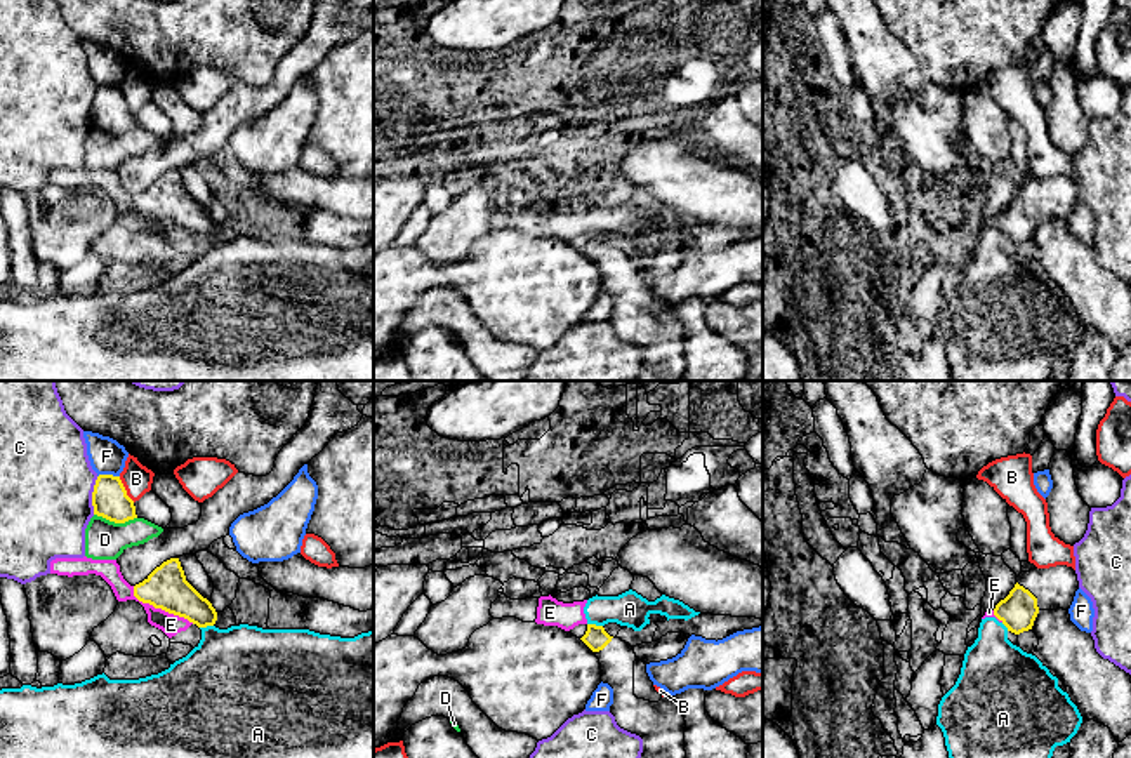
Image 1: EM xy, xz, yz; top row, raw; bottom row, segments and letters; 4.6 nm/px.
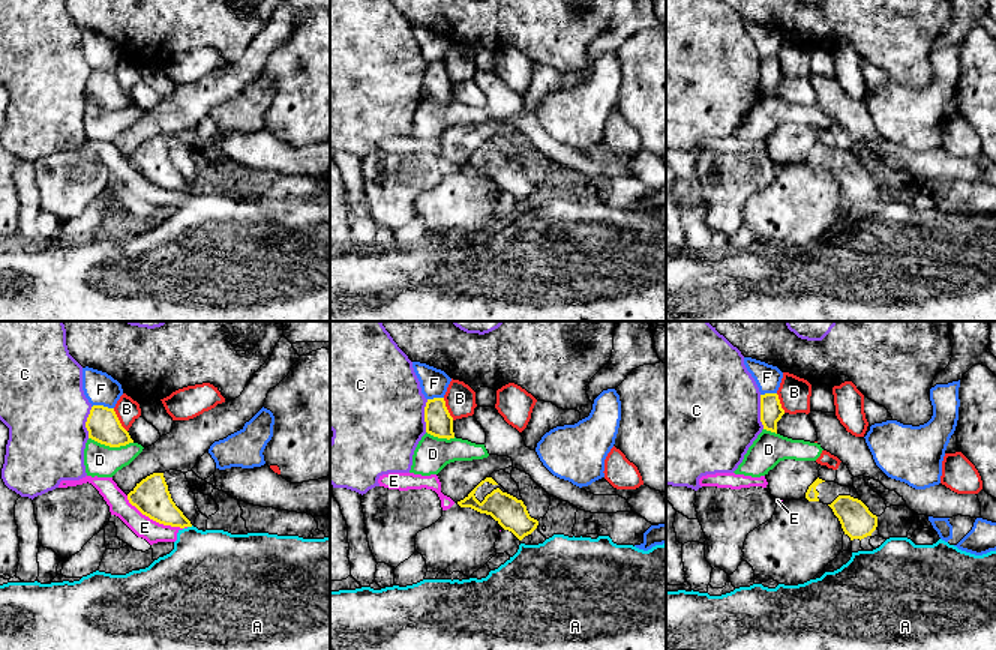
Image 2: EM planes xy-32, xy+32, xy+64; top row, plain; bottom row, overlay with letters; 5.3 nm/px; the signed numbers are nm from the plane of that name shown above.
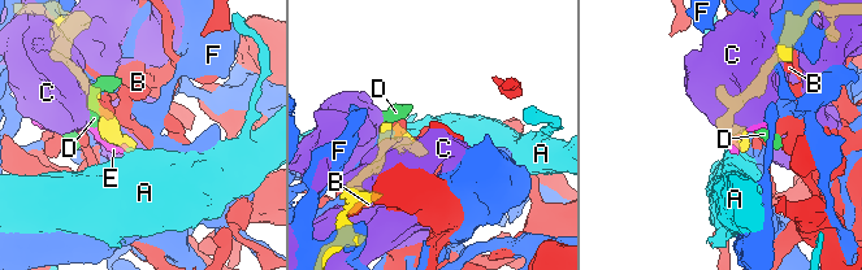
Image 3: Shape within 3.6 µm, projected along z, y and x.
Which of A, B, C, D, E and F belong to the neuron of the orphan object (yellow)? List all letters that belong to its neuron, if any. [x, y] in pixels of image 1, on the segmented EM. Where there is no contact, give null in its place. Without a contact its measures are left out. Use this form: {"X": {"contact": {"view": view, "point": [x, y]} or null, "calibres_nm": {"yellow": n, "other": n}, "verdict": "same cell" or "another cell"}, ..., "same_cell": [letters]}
{"A": {"contact": {"view": "xz", "point": [595, 625]}, "calibres_nm": {"yellow": 110, "other": 160}, "verdict": "another cell"}, "B": {"contact": {"view": "xy", "point": [124, 489]}, "calibres_nm": {"yellow": 170, "other": 140}, "verdict": "another cell"}, "C": {"contact": {"view": "xy", "point": [92, 496]}, "calibres_nm": {"yellow": 170, "other": 440}, "verdict": "another cell"}, "D": {"contact": {"view": "xy", "point": [115, 522]}, "calibres_nm": {"yellow": 170, "other": 180}, "verdict": "another cell"}, "E": {"contact": {"view": "xy", "point": [160, 607]}, "calibres_nm": {"yellow": 200, "other": 100}, "verdict": "another cell"}, "F": {"contact": {"view": "xy", "point": [108, 475]}, "calibres_nm": {"yellow": 170, "other": 170}, "verdict": "another cell"}, "same_cell": []}

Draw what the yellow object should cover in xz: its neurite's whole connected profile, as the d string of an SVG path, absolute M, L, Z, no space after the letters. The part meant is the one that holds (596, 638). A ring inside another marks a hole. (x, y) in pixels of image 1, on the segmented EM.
M587 624L580 638L599 659L601 682L613 688L610 713L620 728L643 739L641 758L686 758L686 721L674 695L655 690L631 645Z

